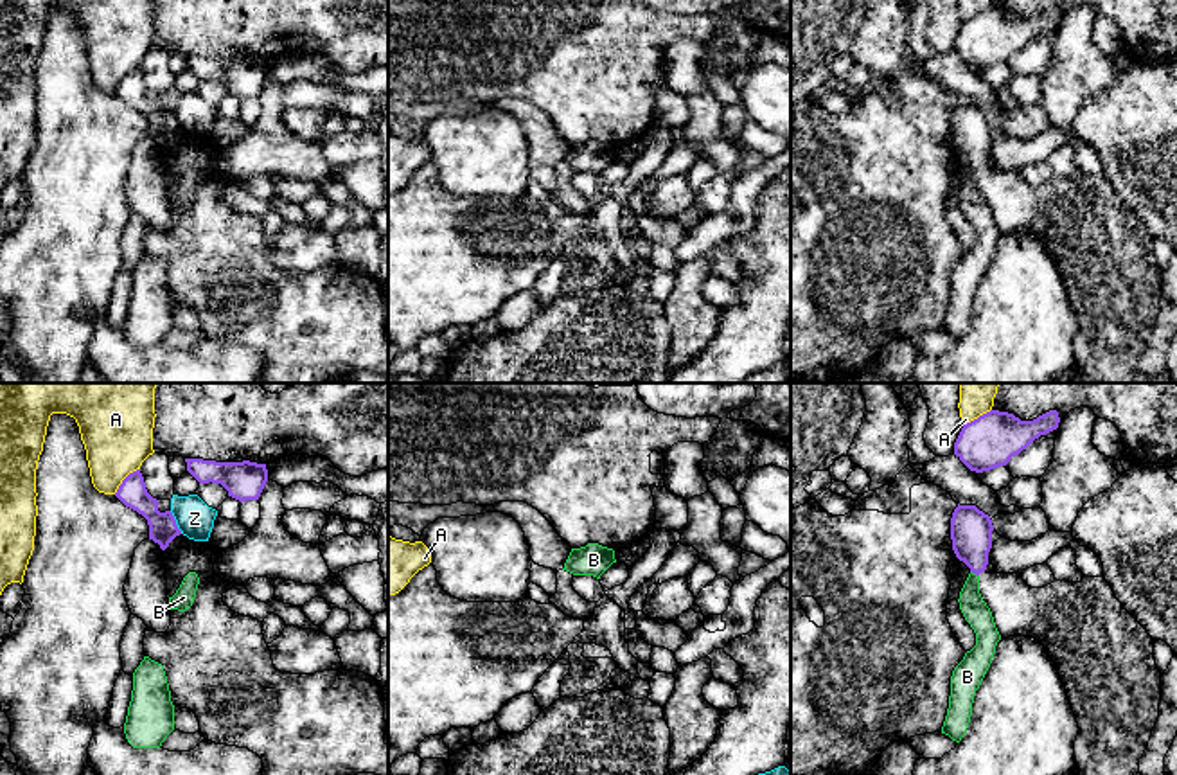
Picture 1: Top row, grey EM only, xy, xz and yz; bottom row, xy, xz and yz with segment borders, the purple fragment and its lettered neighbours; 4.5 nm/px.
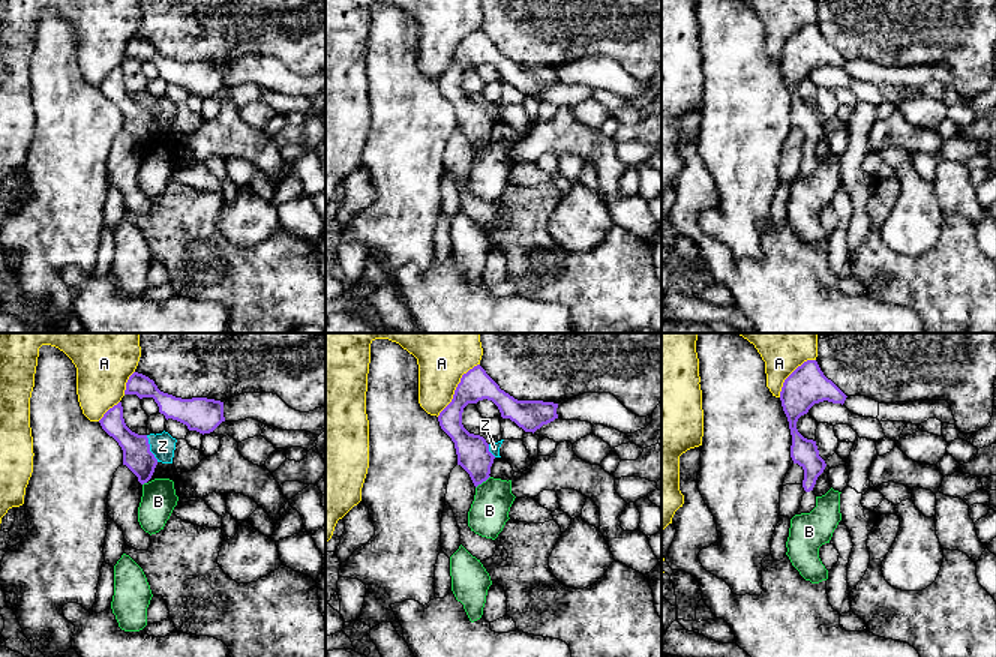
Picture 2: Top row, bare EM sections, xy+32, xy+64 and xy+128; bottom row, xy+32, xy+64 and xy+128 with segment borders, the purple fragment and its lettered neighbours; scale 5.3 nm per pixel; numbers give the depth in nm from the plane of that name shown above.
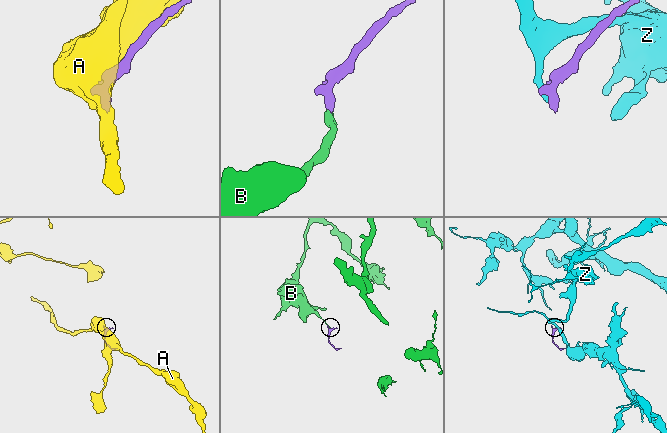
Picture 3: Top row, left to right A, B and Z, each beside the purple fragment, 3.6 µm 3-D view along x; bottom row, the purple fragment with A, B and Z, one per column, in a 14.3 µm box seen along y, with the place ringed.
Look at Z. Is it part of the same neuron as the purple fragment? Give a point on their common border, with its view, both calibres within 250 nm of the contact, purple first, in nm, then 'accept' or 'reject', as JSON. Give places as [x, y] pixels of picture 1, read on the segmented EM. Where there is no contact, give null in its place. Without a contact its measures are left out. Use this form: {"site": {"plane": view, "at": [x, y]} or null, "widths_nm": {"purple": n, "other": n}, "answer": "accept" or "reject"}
{"site": {"plane": "xy", "at": [175, 522]}, "widths_nm": {"purple": 130, "other": 170}, "answer": "reject"}

